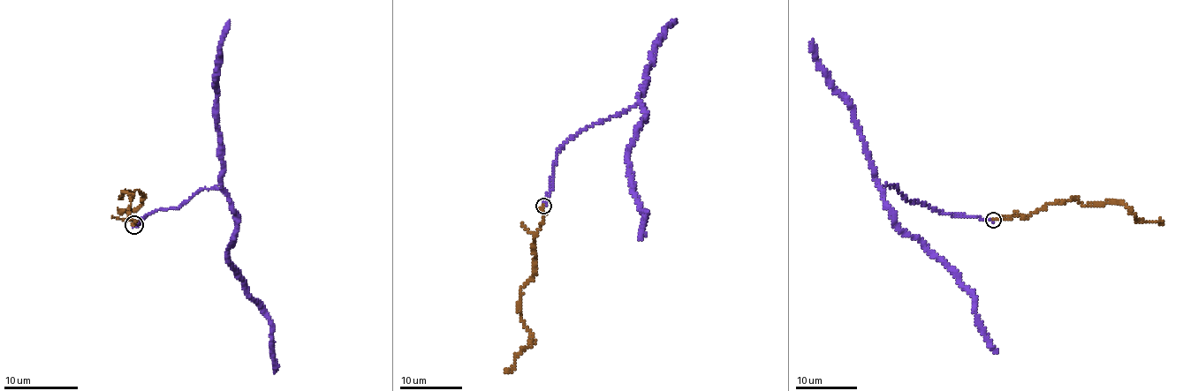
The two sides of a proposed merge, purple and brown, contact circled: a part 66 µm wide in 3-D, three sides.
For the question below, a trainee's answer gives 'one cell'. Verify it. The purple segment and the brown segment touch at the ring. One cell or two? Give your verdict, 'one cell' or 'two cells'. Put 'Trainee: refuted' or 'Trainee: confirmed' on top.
Trainee: confirmed
one cell

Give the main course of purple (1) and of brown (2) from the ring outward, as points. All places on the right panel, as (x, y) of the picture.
1: (993, 220), (906, 200), (892, 185), (883, 191), (895, 222), (946, 264), (974, 300), (976, 324), (997, 353)
2: (993, 220), (1030, 216), (1049, 204), (1076, 199), (1084, 205), (1124, 203), (1136, 219), (1155, 222), (1159, 219)

